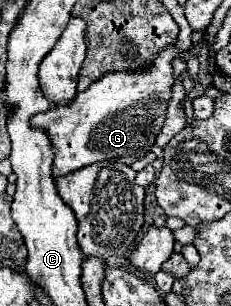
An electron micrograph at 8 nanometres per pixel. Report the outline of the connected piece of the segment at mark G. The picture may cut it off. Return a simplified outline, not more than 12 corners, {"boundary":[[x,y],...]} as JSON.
{"boundary":[[165,47],[149,71],[103,75],[31,119],[53,143],[53,177],[131,165],[155,145],[171,91]]}

